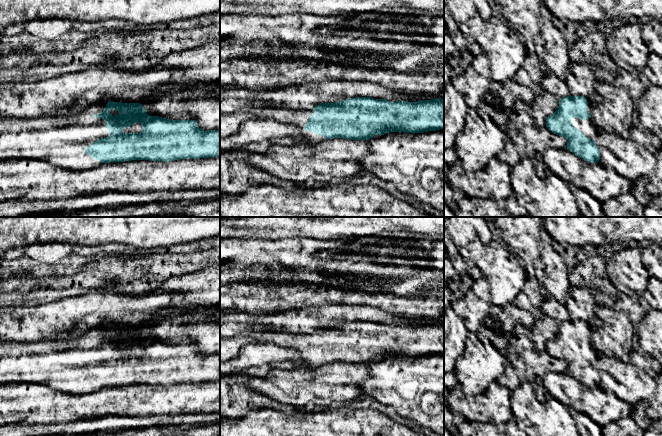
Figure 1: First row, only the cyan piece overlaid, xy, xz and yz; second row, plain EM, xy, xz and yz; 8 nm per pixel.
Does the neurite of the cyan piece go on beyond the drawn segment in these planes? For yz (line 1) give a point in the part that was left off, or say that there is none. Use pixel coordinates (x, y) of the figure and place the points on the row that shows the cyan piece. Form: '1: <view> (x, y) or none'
1: none

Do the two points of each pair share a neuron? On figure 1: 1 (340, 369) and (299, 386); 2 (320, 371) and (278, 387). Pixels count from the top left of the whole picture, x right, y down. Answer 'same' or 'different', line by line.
1: same
2: same

